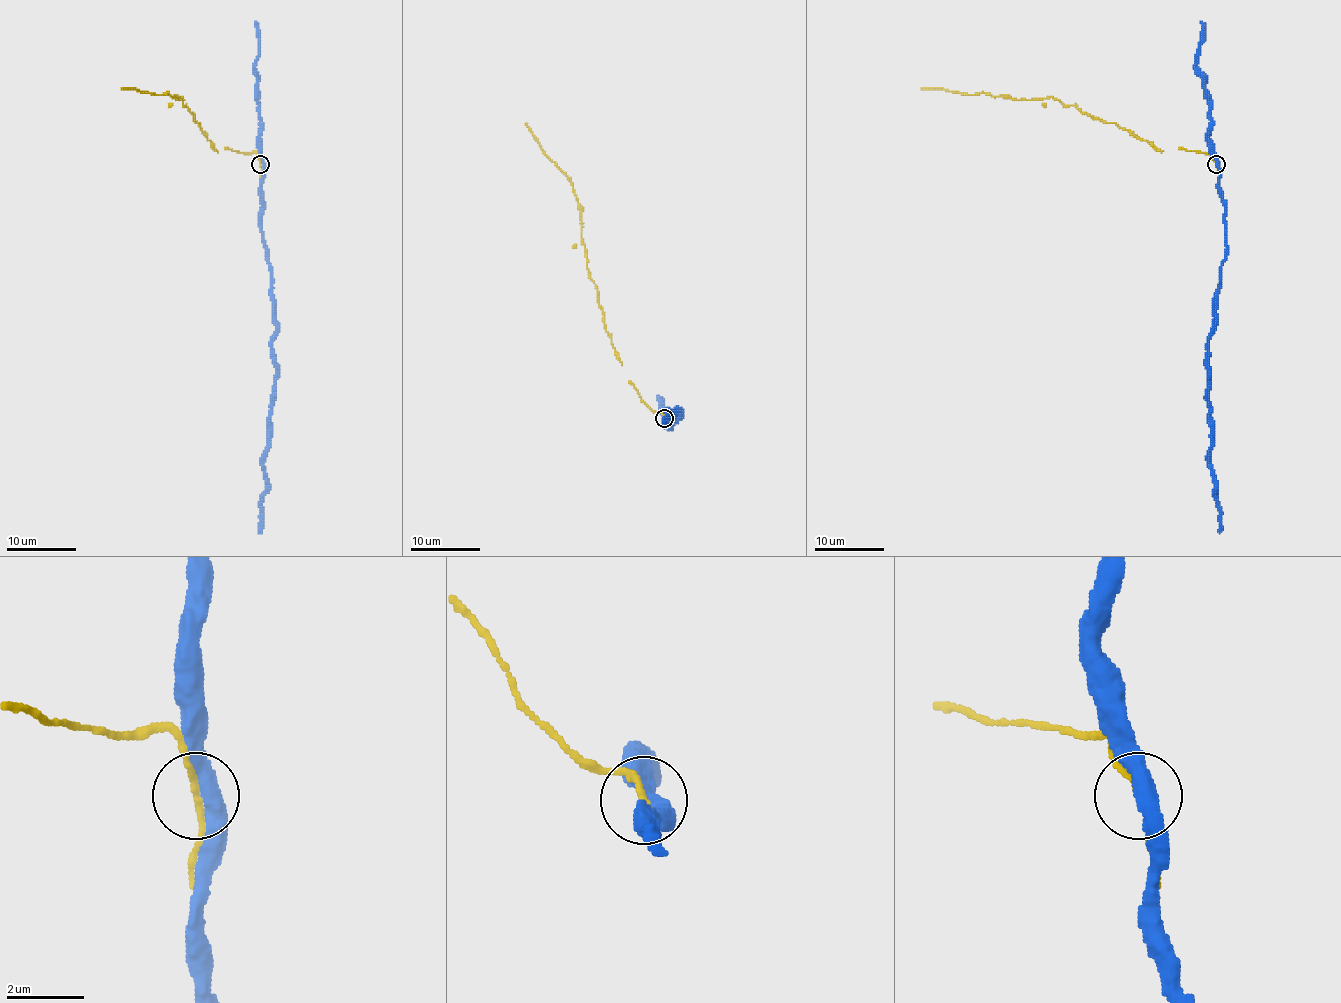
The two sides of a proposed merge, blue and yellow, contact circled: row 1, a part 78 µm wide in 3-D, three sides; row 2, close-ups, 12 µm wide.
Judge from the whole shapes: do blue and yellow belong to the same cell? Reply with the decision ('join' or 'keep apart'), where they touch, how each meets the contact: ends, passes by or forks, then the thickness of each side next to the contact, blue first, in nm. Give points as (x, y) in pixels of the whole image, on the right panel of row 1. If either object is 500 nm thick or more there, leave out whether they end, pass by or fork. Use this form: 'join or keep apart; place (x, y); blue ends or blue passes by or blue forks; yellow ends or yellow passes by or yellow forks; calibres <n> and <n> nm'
join; place (1216, 164); blue passes by; yellow passes by; calibres 440 and 140 nm

